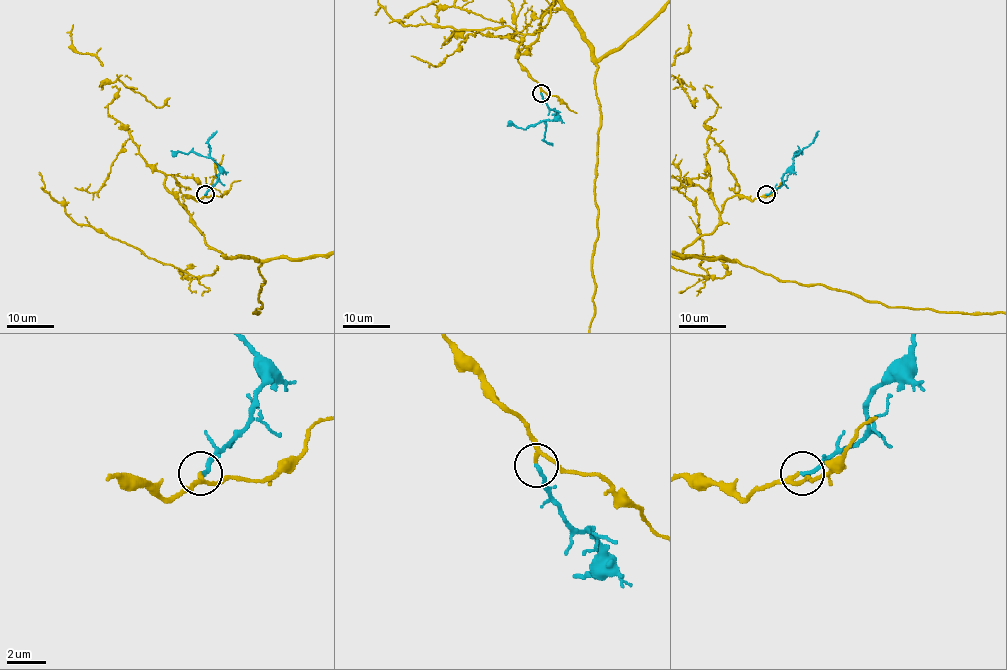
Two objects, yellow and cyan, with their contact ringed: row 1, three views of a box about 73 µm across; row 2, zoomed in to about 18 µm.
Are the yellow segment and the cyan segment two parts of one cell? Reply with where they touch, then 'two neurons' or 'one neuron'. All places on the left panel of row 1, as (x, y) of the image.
at (205, 194); one neuron

